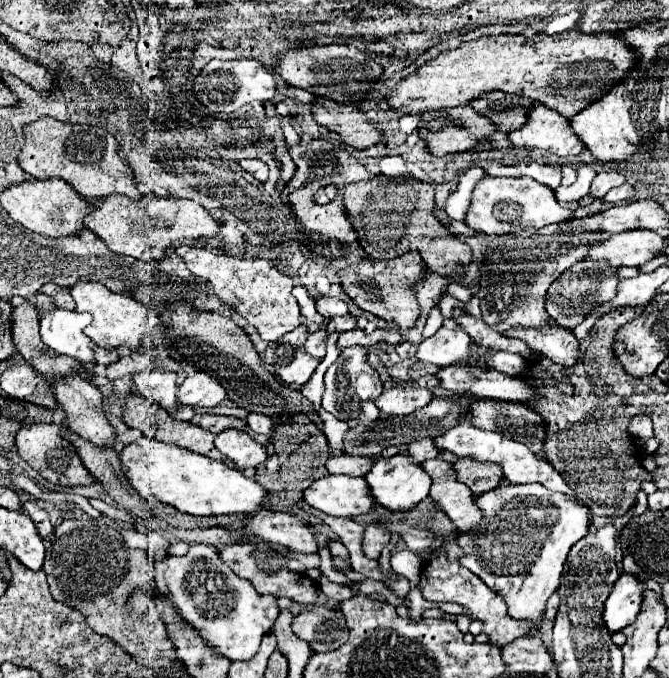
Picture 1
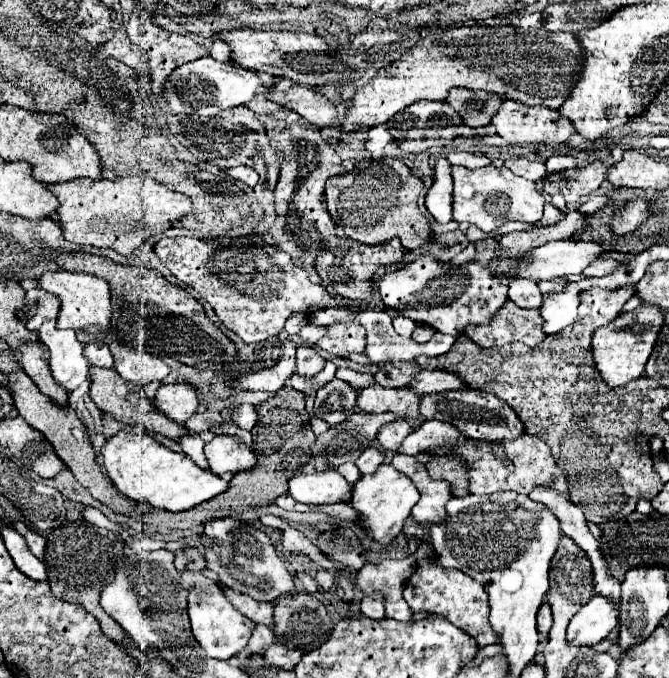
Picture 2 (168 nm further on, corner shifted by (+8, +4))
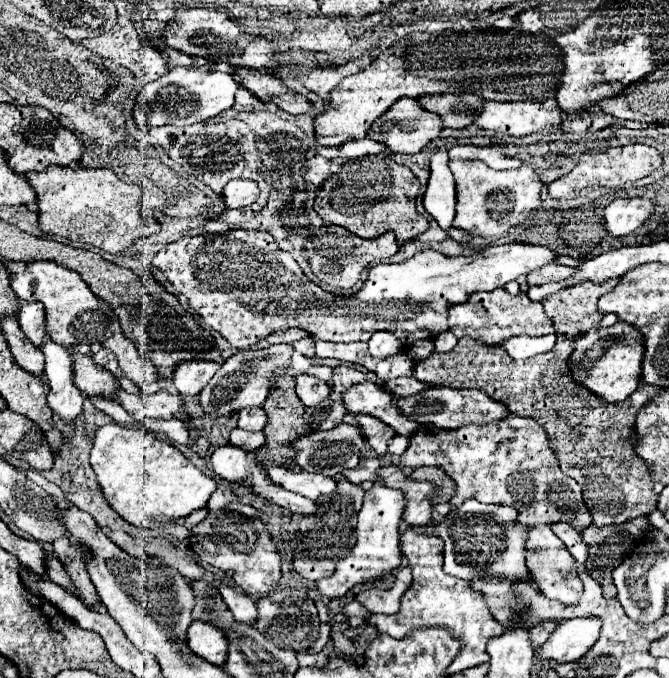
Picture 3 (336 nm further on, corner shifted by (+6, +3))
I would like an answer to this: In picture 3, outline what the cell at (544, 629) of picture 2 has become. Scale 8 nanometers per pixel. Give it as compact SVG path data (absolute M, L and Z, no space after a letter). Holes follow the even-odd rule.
M548 620L548 622L540 622L538 626L534 626L532 630L530 630L530 636L532 636L532 642L534 642L534 648L540 648L550 636L552 636L552 632L558 628L558 622L554 622L554 620Z

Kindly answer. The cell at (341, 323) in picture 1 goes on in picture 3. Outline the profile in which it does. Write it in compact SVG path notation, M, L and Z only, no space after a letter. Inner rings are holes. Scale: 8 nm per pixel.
M307 336L299 341L292 344L294 350L302 353L308 358L315 356L315 344L313 342L312 336Z

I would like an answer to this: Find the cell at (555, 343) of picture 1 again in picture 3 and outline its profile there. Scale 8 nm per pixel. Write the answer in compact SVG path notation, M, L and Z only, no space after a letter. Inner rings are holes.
M504 288L492 290L492 292L476 292L470 296L466 304L452 306L448 312L448 324L450 330L462 338L462 336L472 336L474 340L486 344L486 346L500 346L512 336L544 336L552 334L552 322L544 312L544 306L538 302L532 302L526 294L512 296Z

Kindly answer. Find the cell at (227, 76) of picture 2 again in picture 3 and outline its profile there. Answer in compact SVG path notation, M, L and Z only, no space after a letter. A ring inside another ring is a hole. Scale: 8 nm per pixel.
M176 66L168 70L162 78L146 84L142 92L138 94L138 102L146 106L150 104L148 114L148 126L162 126L162 124L176 124L176 126L188 126L202 120L208 120L212 116L222 114L224 110L232 108L234 96L242 88L240 82L236 82L236 76L232 72L220 72L220 70L200 70L190 66Z

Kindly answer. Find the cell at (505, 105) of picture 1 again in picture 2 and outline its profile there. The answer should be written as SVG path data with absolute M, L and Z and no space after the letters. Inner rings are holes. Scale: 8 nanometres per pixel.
M452 89L446 97L446 103L452 105L452 109L462 117L464 125L468 127L482 127L490 123L490 117L498 111L500 103L504 99L486 93L486 91L472 91L472 89Z

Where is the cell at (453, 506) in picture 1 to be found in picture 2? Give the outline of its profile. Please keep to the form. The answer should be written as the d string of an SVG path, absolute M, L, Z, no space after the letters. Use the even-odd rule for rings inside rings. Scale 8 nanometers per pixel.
M394 455L390 461L394 469L398 469L402 475L408 475L416 489L420 491L420 501L412 509L412 519L416 523L440 523L446 519L446 501L452 499L448 483L434 481L426 473L426 467L422 463L416 463L416 457L410 455Z

